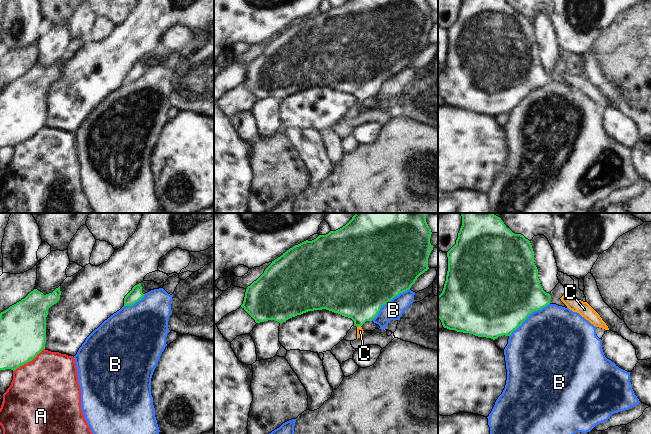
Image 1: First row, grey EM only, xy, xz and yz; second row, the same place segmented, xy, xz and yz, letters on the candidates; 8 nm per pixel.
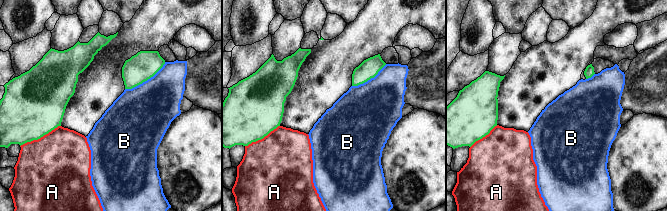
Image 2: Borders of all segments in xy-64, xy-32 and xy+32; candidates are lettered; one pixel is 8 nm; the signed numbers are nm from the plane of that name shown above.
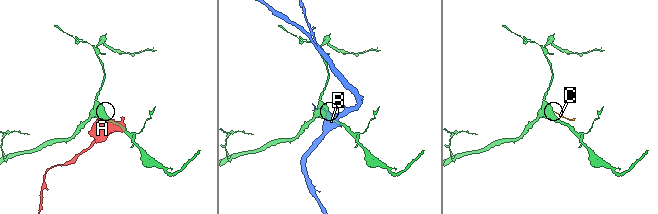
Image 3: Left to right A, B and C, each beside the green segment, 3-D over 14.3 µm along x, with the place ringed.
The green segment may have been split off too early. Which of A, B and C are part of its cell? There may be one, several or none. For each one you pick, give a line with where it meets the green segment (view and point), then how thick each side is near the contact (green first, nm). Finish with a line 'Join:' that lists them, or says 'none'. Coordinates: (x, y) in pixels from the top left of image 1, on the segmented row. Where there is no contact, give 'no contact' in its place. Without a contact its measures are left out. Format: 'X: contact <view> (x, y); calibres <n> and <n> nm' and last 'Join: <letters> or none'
C: contact xz (358, 326); calibres 400 and 50 nm
Join: C

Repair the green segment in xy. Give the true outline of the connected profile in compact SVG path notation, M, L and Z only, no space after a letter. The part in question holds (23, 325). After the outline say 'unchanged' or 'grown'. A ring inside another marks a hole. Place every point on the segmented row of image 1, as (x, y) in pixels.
M60 286L46 295L34 289L24 299L0 313L0 370L14 371L45 349L48 309L59 301L60 295Z | unchanged

